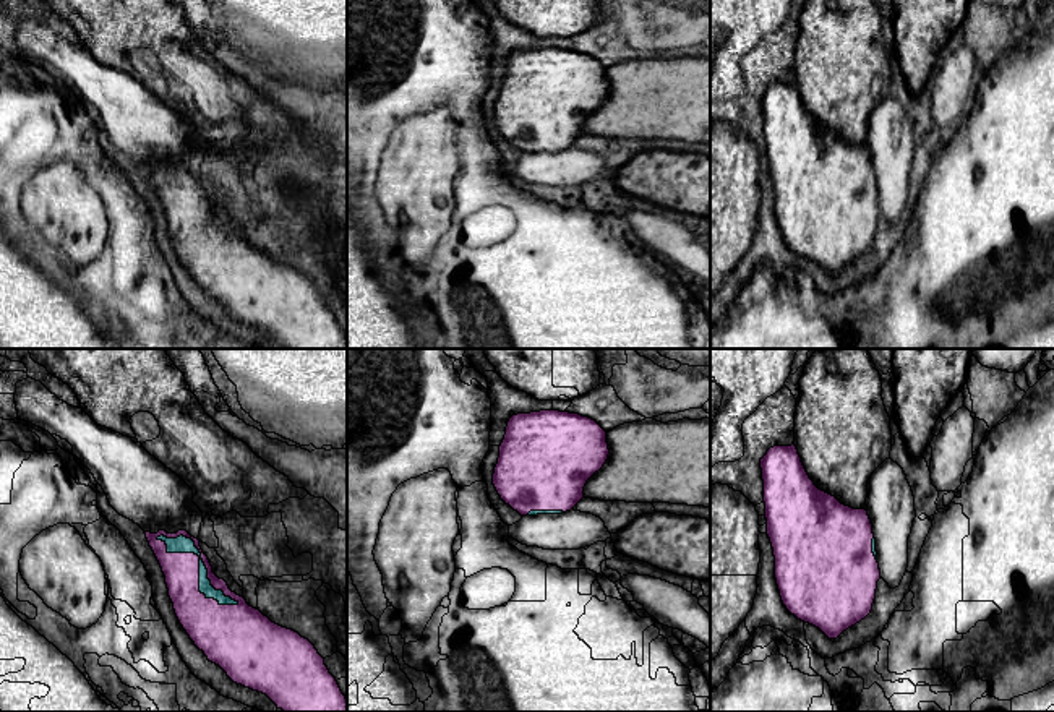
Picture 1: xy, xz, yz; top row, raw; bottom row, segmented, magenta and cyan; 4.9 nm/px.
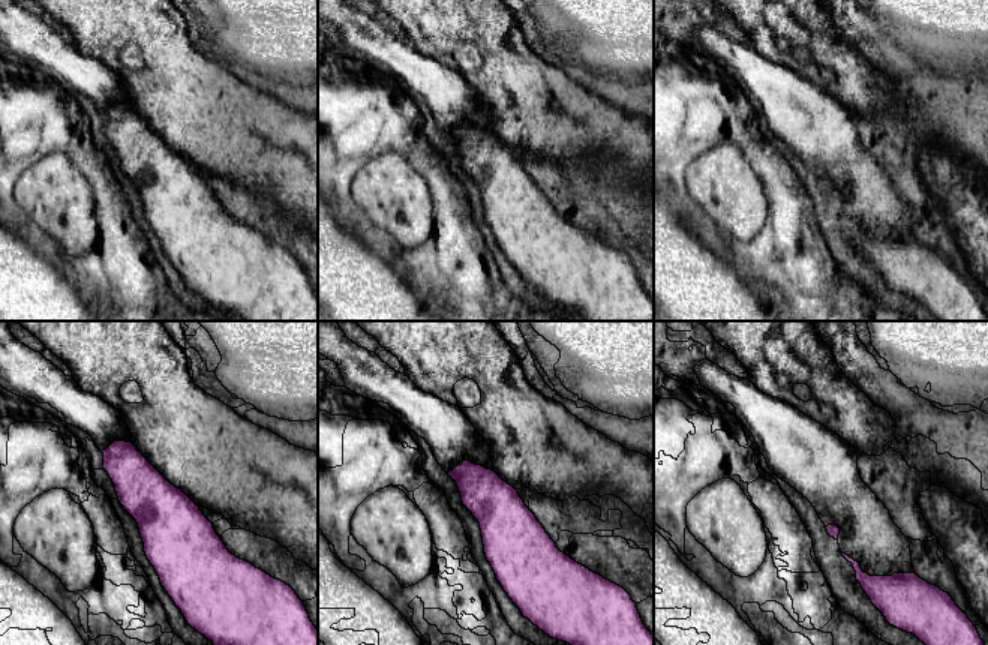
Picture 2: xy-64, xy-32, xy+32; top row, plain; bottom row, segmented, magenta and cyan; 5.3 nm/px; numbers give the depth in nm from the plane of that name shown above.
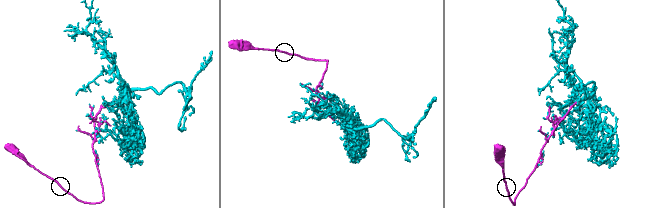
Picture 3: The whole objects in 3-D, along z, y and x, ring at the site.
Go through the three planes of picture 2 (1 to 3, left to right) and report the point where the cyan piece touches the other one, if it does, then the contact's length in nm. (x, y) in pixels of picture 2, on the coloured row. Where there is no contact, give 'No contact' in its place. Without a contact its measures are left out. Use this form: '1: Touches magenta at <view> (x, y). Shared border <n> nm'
1: No contact
2: No contact
3: No contact

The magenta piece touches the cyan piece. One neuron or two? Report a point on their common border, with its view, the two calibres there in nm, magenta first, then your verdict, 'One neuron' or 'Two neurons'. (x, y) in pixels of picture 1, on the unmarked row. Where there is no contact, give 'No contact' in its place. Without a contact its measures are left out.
Touches magenta at xy (203, 198). Thickness 180 nm (magenta) against 80 nm. One neuron

